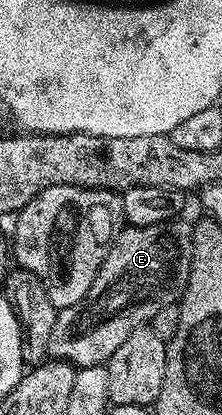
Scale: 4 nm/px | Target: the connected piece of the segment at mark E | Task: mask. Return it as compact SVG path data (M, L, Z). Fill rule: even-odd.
M174 219L155 223L151 227L129 225L122 228L113 238L108 253L91 283L91 291L79 303L60 310L51 331L49 352L58 361L67 361L77 369L92 365L105 365L115 355L115 350L141 325L149 325L163 307L180 302L191 271L193 258L193 225Z

